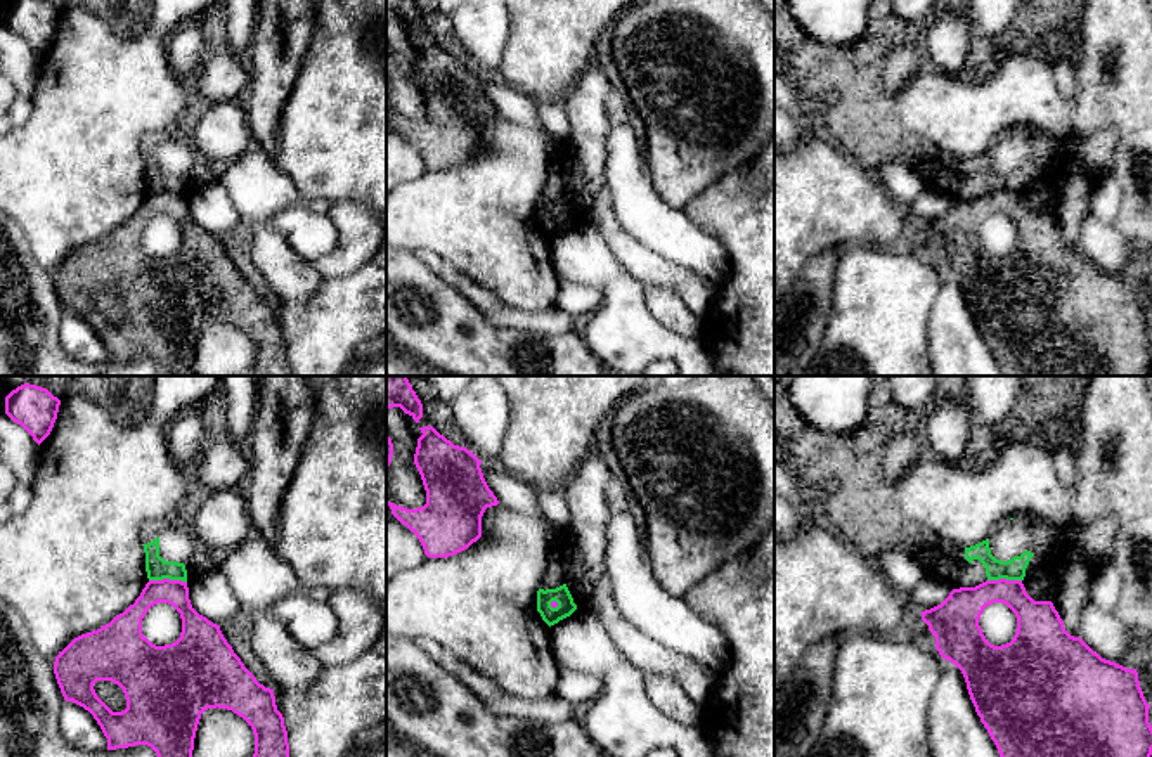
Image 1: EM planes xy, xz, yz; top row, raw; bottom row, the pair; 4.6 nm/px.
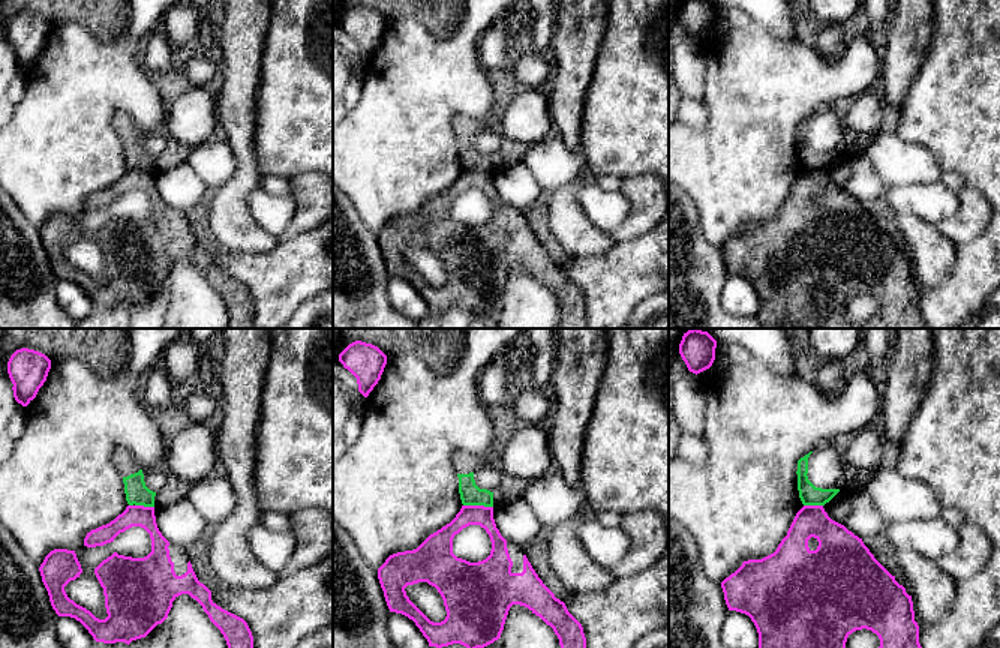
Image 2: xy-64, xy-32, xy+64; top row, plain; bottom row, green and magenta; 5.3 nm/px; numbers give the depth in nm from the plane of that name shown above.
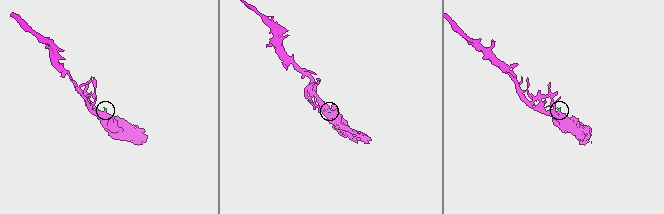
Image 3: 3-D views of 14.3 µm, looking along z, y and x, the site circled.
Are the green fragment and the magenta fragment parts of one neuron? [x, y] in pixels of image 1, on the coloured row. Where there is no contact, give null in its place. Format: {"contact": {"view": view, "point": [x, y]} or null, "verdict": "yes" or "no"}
{"contact": {"view": "xy", "point": [168, 577]}, "verdict": "no"}

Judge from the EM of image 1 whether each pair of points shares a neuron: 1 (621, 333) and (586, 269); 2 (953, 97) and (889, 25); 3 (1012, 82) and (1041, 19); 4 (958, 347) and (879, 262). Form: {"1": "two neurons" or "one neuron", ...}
{"1": "one neuron", "2": "two neurons", "3": "two neurons", "4": "two neurons"}

